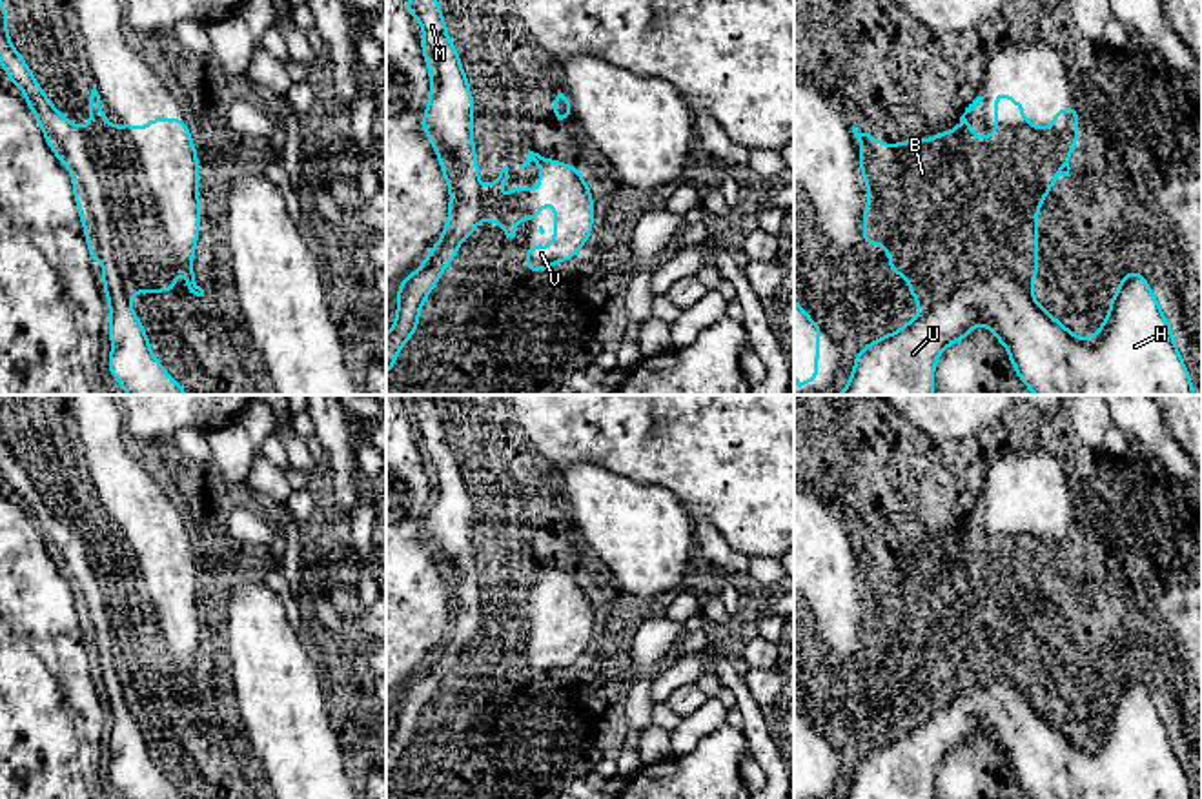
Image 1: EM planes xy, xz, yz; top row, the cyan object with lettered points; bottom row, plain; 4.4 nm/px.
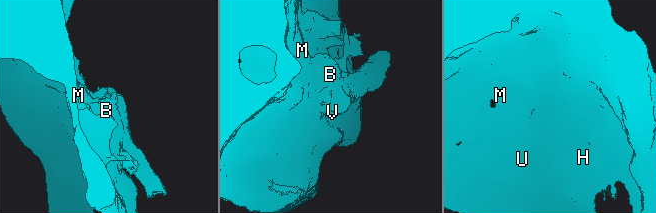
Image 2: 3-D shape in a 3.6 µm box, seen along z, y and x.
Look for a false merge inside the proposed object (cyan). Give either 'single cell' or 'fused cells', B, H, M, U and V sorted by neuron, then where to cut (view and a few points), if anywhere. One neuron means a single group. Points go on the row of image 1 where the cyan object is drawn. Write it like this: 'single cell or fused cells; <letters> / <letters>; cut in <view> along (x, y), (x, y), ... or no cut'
single cell; B H M U V; no cut

